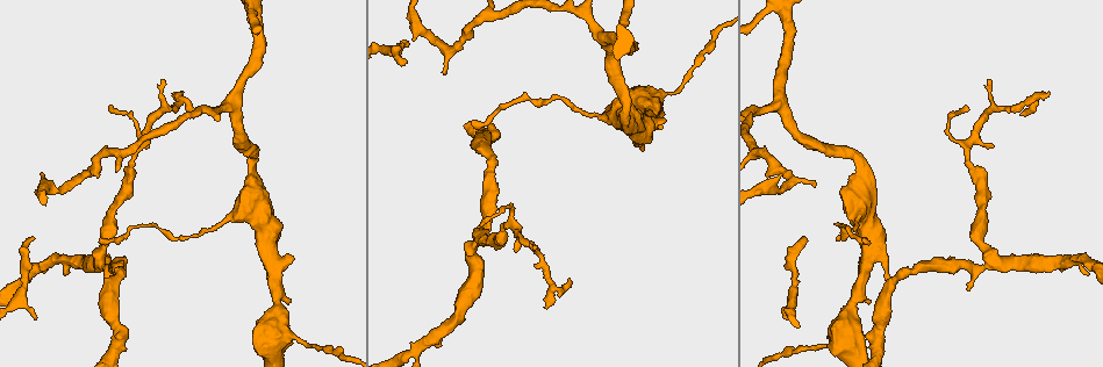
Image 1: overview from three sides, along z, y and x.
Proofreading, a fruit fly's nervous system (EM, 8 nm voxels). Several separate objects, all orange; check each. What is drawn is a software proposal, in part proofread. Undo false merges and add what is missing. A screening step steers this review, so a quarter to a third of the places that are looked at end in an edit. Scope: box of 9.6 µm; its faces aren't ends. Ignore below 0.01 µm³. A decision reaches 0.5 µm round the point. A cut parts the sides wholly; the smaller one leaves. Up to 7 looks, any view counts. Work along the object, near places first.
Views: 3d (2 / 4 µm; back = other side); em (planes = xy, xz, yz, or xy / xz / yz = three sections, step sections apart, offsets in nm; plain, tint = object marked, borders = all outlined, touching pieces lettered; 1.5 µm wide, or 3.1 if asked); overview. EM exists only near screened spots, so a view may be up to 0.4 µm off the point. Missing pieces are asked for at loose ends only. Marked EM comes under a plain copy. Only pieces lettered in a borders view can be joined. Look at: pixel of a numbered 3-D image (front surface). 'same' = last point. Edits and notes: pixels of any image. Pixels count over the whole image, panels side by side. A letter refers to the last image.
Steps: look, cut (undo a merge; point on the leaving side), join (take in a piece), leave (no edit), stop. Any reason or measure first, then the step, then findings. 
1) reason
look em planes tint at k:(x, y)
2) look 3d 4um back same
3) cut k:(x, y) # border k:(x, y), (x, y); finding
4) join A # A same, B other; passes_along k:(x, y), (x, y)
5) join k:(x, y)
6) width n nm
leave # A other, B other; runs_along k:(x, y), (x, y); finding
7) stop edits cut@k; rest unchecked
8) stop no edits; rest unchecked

thin end
look em planes tint at 1:(406, 45)

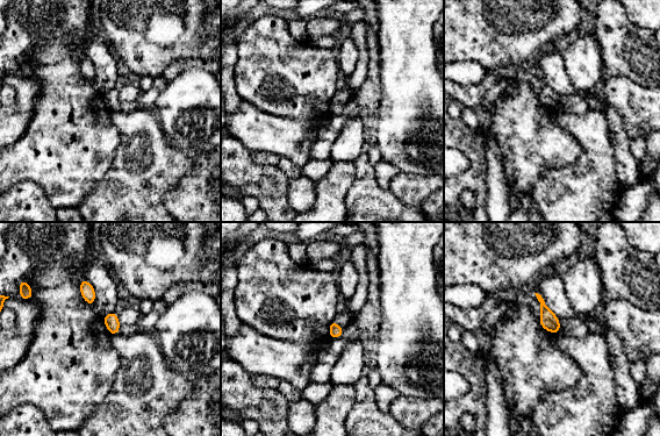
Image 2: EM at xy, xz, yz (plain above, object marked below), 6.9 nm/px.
see the neighbours
look em planes borders same

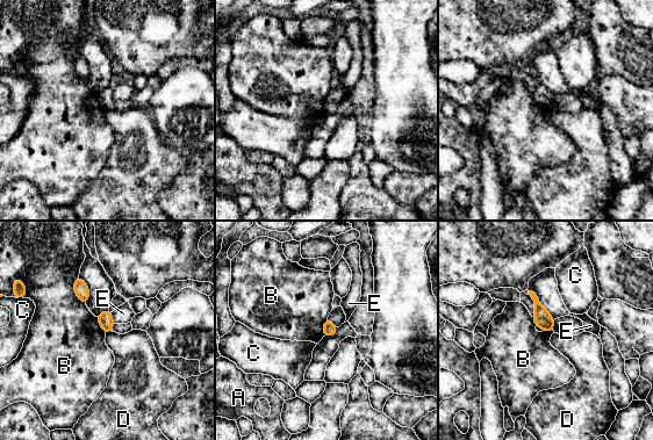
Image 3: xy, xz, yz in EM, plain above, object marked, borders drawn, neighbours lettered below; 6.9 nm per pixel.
width 90 nm
leave # A other, B other, C other, D other, E other; border 3:(76, 276), (74, 294), (85, 304); none of them fits

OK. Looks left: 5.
look em xz step 8 tint at 1:(815, 182)

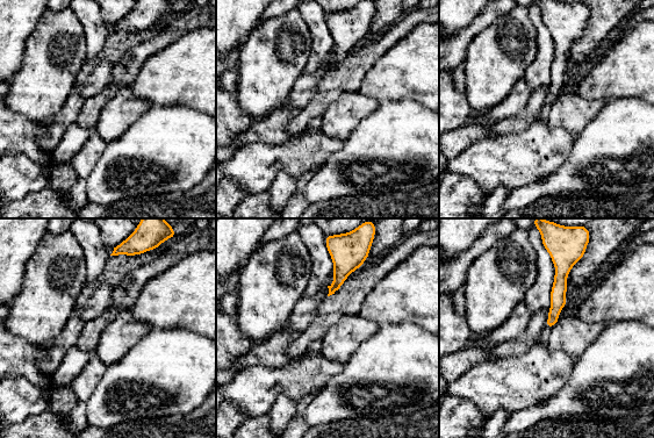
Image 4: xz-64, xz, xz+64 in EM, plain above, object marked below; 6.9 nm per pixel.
look em xy step 8 borders same

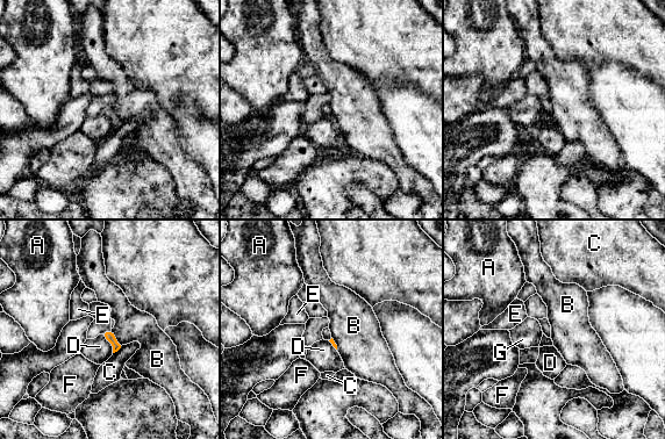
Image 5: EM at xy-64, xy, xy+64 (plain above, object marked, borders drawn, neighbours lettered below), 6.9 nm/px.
leave # A other, B other, C other, D other, E other, F other, G other; no lettered piece goes on from it

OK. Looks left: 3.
branch stops here
look em yz step 4 tint at 1:(966, 109)

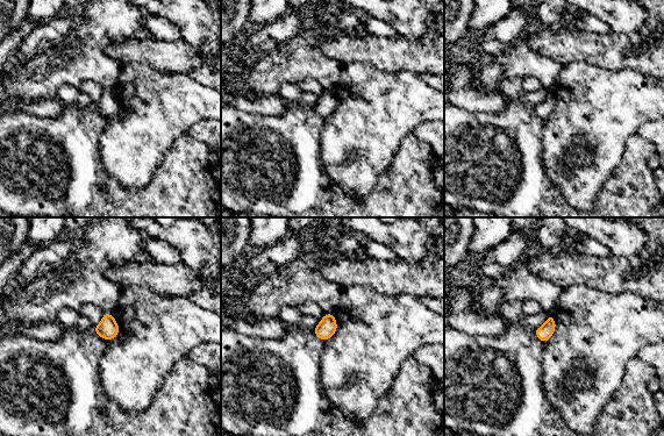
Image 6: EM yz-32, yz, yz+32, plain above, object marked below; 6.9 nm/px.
look em planes borders same

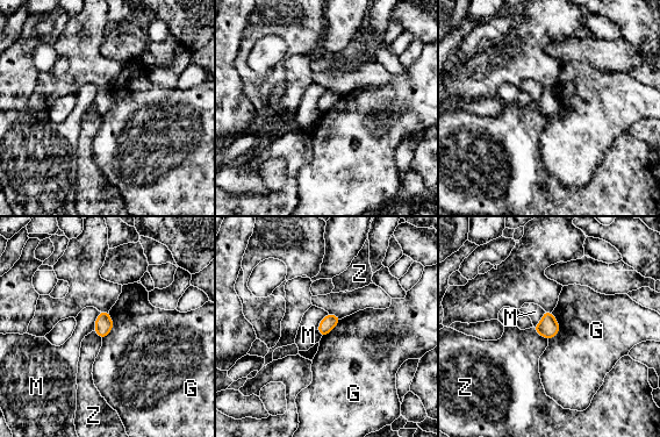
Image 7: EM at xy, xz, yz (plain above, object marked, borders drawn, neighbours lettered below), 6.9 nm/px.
width 100 nm
leave # G other, M other, Z other; border 7:(551, 312), (559, 331), (549, 339); no lettered piece goes on from it

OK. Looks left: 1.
stop no edits; rest unchecked

